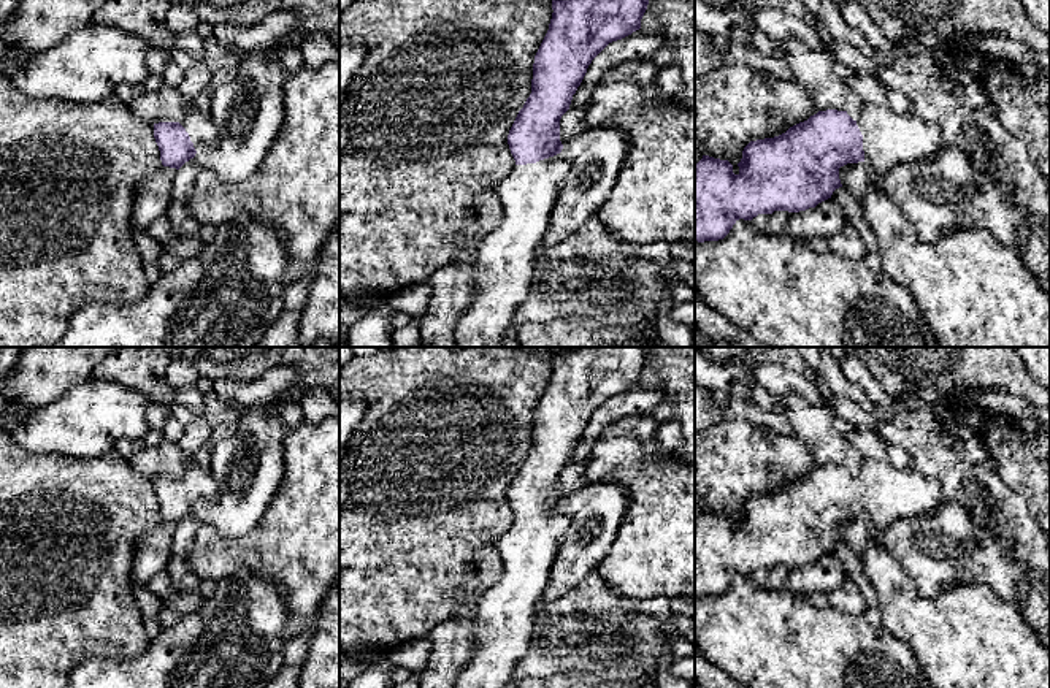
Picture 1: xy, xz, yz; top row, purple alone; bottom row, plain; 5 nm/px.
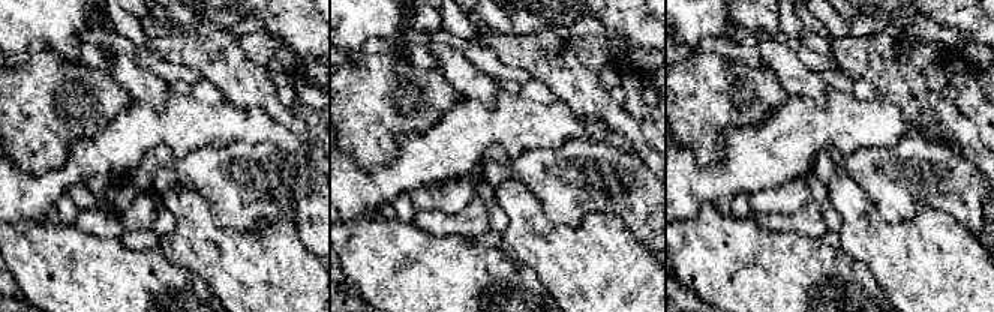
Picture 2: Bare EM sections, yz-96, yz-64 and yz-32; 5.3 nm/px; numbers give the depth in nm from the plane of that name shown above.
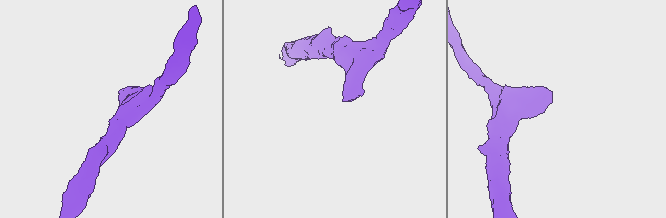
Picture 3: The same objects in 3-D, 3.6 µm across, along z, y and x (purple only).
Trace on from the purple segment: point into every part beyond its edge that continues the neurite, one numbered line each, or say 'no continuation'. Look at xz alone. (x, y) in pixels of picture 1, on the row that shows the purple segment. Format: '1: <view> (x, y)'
1: xz (505, 260)

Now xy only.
1: xy (199, 124)

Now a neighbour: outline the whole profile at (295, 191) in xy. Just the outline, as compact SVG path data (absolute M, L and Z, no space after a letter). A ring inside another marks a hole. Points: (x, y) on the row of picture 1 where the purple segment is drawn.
M328 62L319 68L301 67L284 84L285 122L260 166L233 187L220 184L211 171L200 171L195 178L187 206L200 225L219 227L246 212L255 220L274 228L285 241L289 263L285 285L300 281L316 263L327 236L339 227L339 62Z

